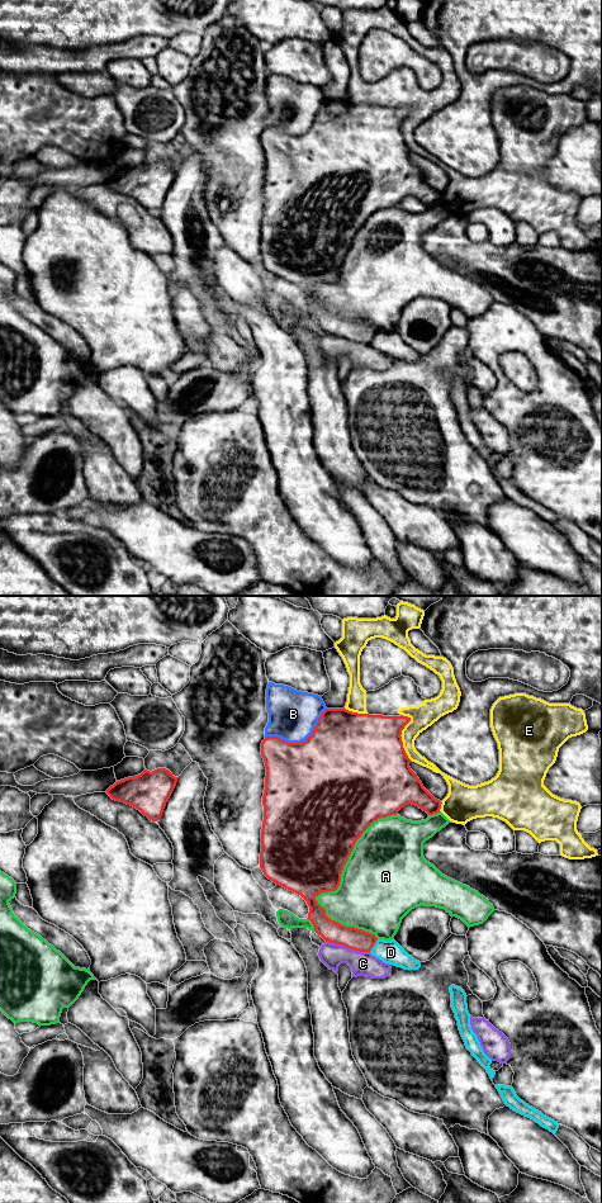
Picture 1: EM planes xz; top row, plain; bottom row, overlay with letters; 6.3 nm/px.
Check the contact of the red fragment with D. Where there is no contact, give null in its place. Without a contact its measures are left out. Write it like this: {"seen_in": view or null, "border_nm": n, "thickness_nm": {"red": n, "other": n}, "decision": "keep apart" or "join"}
{"seen_in": "xz", "border_nm": 100, "thickness_nm": {"red": 140, "other": 150}, "decision": "keep apart"}

